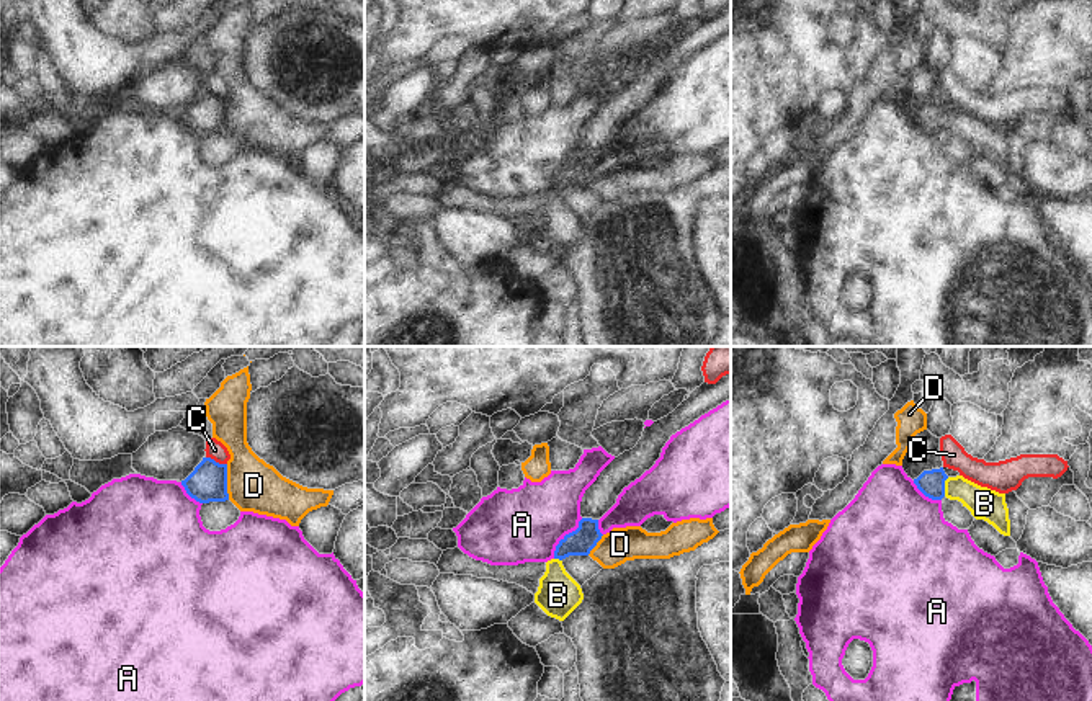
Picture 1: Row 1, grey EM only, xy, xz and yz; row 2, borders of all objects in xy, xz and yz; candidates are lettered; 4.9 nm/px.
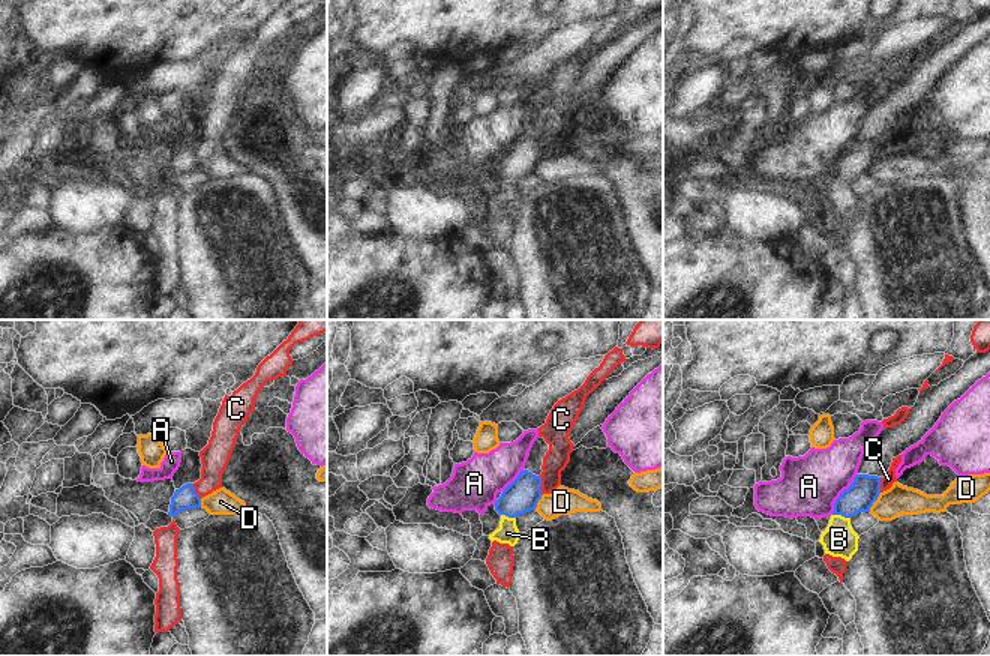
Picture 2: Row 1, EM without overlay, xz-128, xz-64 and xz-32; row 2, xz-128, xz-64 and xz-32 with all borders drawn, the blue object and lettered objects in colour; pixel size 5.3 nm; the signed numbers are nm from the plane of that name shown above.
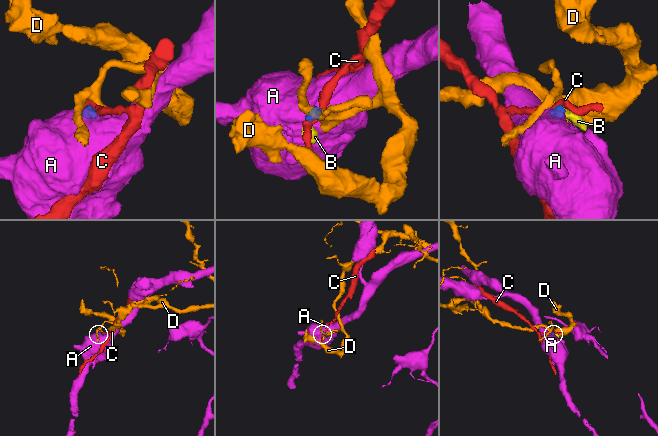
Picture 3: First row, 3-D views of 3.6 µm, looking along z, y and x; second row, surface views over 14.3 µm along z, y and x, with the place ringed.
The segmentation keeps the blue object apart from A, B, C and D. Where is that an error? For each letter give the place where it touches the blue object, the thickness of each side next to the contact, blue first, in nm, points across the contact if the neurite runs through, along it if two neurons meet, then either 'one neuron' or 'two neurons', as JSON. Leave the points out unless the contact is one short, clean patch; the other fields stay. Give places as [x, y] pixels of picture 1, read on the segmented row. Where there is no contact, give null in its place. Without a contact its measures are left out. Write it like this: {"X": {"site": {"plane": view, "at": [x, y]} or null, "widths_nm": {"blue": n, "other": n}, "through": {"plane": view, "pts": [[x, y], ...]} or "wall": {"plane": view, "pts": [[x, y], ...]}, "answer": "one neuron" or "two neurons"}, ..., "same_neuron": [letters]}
{"A": {"site": {"plane": "xz", "at": [564, 536]}, "widths_nm": {"blue": 130, "other": 360}, "wall": {"plane": "xz", "pts": [[582, 518], [559, 541], [553, 558]]}, "answer": "two neurons"}, "B": {"site": {"plane": "yz", "at": [944, 487]}, "widths_nm": {"blue": 130, "other": 160}, "through": {"plane": "yz", "pts": [[930, 482], [944, 487], [958, 487], [984, 504]]}, "answer": "one neuron"}, "C": {"site": {"plane": "xy", "at": [214, 461]}, "widths_nm": {"blue": 190, "other": 90}, "wall": {"plane": "xy", "pts": [[206, 456], [226, 464]]}, "answer": "two neurons"}, "D": {"site": {"plane": "xy", "at": [226, 482]}, "widths_nm": {"blue": 190, "other": 260}, "wall": {"plane": "xy", "pts": [[226, 464], [226, 492], [229, 499]]}, "answer": "two neurons"}, "same_neuron": ["B"]}

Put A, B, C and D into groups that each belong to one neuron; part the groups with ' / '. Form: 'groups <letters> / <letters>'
groups A / B / C / D

